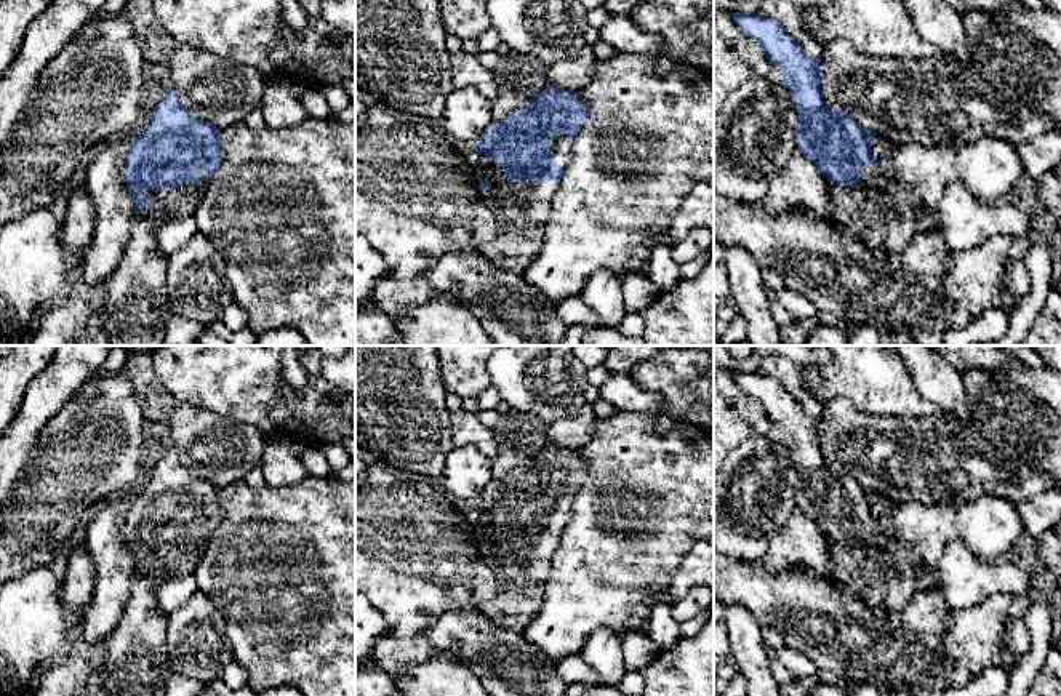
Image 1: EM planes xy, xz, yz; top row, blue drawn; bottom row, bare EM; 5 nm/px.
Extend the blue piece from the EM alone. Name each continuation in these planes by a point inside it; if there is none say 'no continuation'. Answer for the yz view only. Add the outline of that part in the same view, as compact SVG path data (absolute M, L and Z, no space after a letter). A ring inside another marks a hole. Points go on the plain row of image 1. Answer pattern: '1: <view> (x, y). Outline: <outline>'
1: yz (868, 528). Outline: M863 522L863 534L869 534L869 536L879 536L879 534L885 534L888 536L890 534L890 528L888 528L888 523L880 523L880 525L872 525L869 522Z

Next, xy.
1: xy (168, 562). Outline: M208 530L198 531L200 542L182 539L179 547L144 547L144 554L154 558L152 565L141 566L141 573L149 574L155 582L162 584L170 579L184 578L195 571L197 555L206 547Z

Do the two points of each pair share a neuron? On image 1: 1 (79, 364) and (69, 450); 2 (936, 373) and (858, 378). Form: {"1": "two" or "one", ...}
{"1": "two", "2": "two"}

